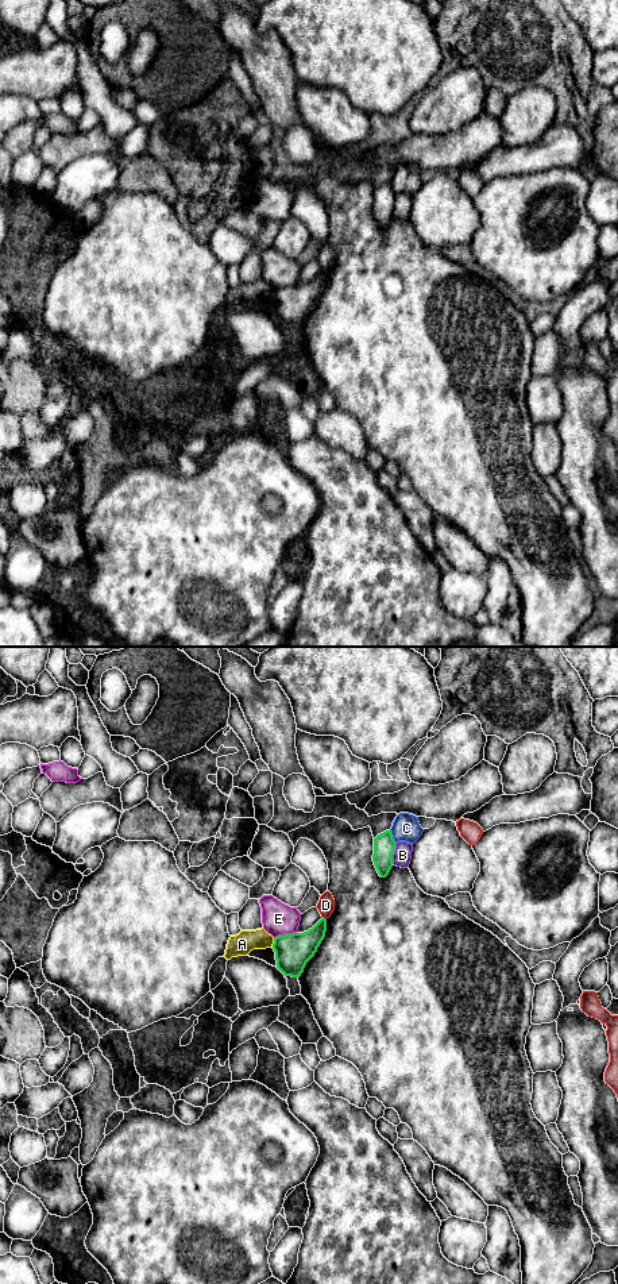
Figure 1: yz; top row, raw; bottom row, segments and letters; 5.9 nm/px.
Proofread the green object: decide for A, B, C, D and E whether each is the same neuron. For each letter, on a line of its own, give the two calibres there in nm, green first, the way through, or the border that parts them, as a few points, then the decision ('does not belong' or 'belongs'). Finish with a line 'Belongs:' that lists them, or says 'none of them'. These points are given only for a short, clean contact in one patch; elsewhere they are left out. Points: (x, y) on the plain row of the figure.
A: calibres 200 and 140 nm; border yz (274, 290), (271, 299); does not belong
B: calibres 130 and 110 nm; does not belong
C: calibres 130 and 160 nm; border yz (390, 181), (391, 189), (396, 193); does not belong
D: calibres 200 and 100 nm; does not belong
E: calibres 200 and 190 nm; does not belong
Belongs: none of them

